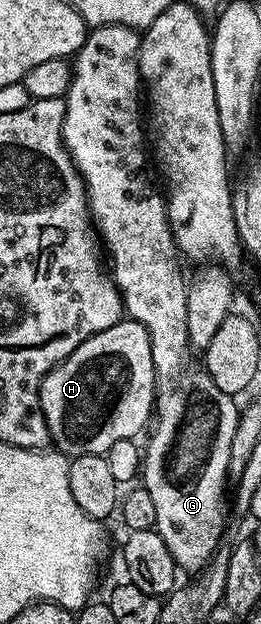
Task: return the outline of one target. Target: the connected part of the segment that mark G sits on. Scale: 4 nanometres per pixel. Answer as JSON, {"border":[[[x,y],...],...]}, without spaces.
{"border":[[[99,25],[97,27],[91,28],[89,32],[87,32],[86,41],[83,43],[83,45],[81,45],[81,47],[78,48],[77,54],[72,61],[70,89],[68,92],[66,92],[66,96],[64,98],[66,103],[66,116],[62,118],[62,141],[64,144],[66,144],[66,150],[70,152],[70,158],[72,158],[72,160],[74,161],[74,166],[78,169],[78,174],[82,176],[82,180],[86,183],[86,200],[88,202],[90,216],[92,218],[93,224],[96,226],[96,232],[100,238],[101,244],[104,246],[105,252],[108,254],[109,264],[110,261],[112,264],[114,264],[114,269],[112,268],[112,276],[115,285],[118,286],[119,293],[121,293],[122,295],[122,303],[125,312],[128,314],[129,320],[140,322],[141,325],[143,325],[143,327],[145,327],[145,329],[148,331],[148,335],[150,336],[150,346],[152,347],[152,363],[154,364],[154,387],[156,390],[156,416],[153,418],[152,428],[149,430],[149,433],[151,432],[150,438],[147,439],[146,445],[144,441],[144,452],[142,455],[142,463],[140,466],[140,481],[141,484],[148,491],[148,495],[152,495],[152,503],[156,507],[156,523],[154,524],[154,528],[157,529],[158,534],[160,535],[160,539],[164,539],[164,543],[168,543],[168,551],[172,551],[172,559],[174,560],[175,566],[177,566],[179,570],[187,569],[187,571],[190,573],[201,574],[203,570],[205,570],[206,566],[209,565],[211,561],[213,561],[215,553],[218,552],[224,540],[224,534],[222,534],[222,532],[224,532],[226,529],[226,509],[228,513],[228,489],[226,493],[226,485],[228,486],[228,459],[232,455],[232,435],[236,435],[236,431],[238,430],[238,414],[240,412],[240,409],[239,406],[234,406],[235,398],[229,393],[220,391],[220,387],[216,387],[216,383],[212,383],[212,379],[208,374],[206,374],[205,368],[203,368],[203,366],[199,364],[199,362],[198,365],[196,362],[194,362],[195,354],[190,348],[190,340],[188,339],[188,315],[186,314],[186,290],[188,288],[188,281],[187,278],[182,278],[181,263],[183,264],[183,262],[180,260],[178,244],[174,242],[174,232],[170,229],[170,220],[166,218],[166,202],[164,200],[163,194],[159,192],[159,190],[158,193],[156,190],[154,190],[154,185],[152,182],[150,182],[149,175],[146,174],[146,157],[148,161],[148,133],[147,130],[144,128],[144,105],[143,102],[142,105],[140,102],[138,102],[138,93],[140,97],[140,90],[143,88],[142,76],[140,75],[140,71],[138,70],[139,40],[139,34],[135,32],[135,30],[131,29],[129,25]]]}

